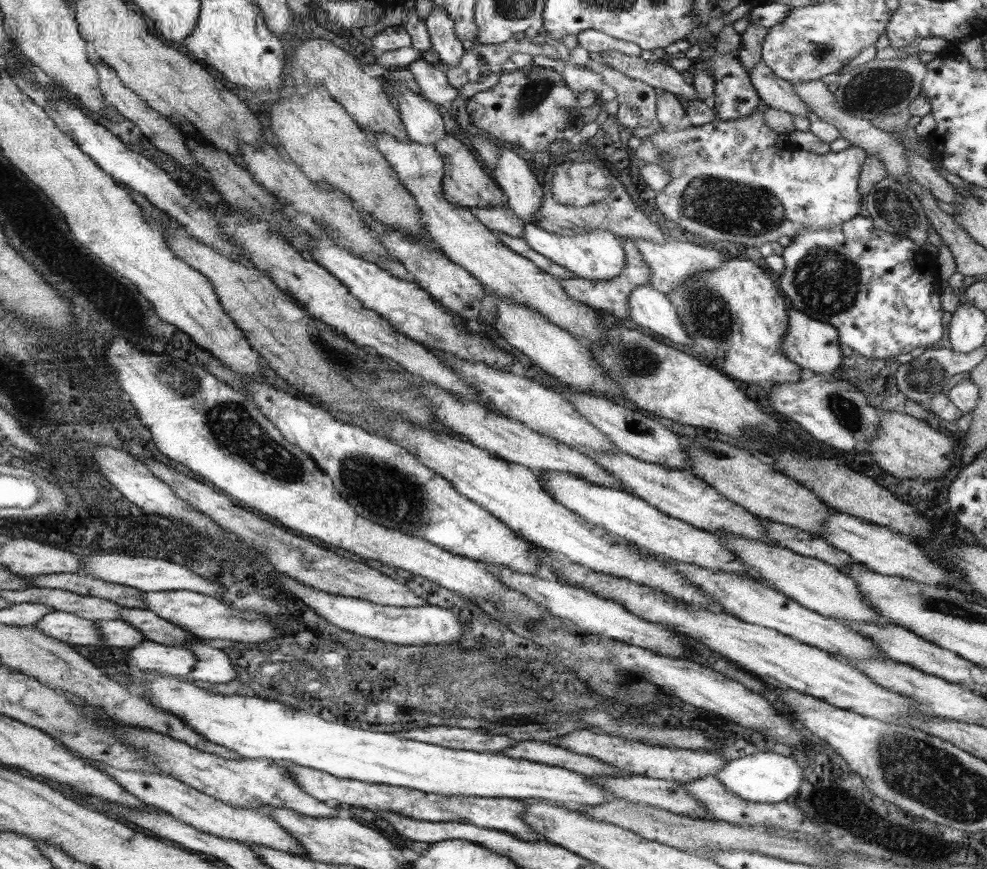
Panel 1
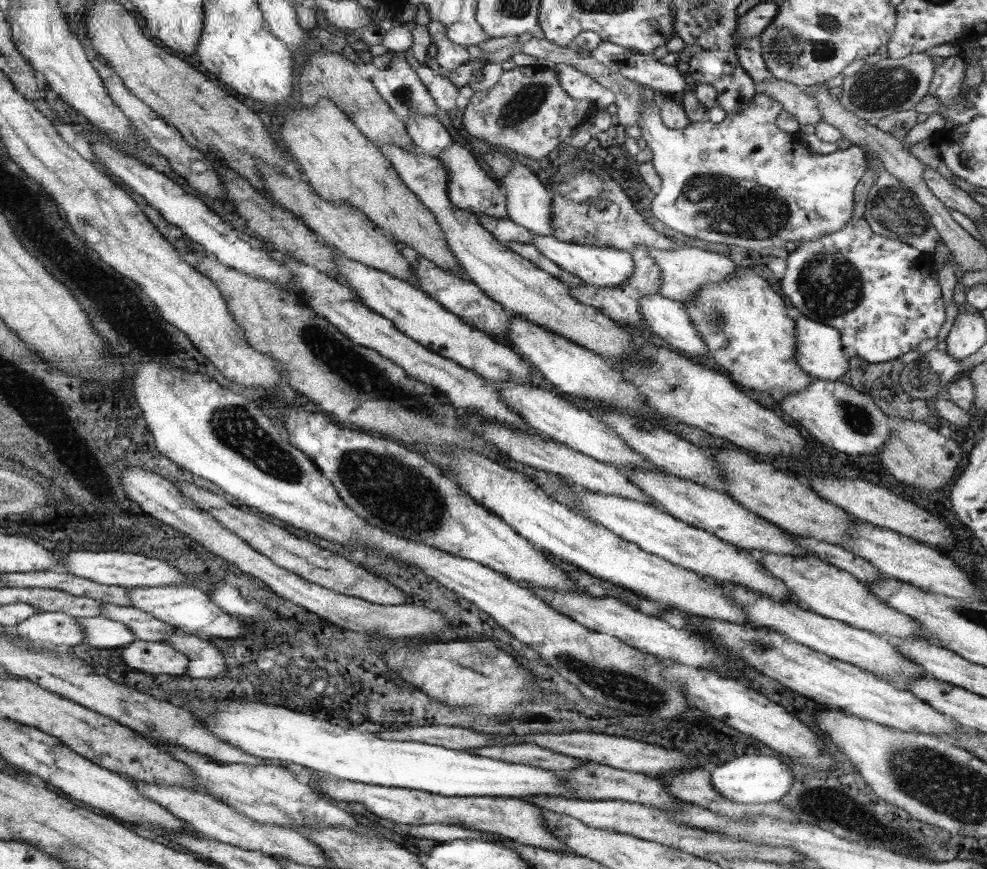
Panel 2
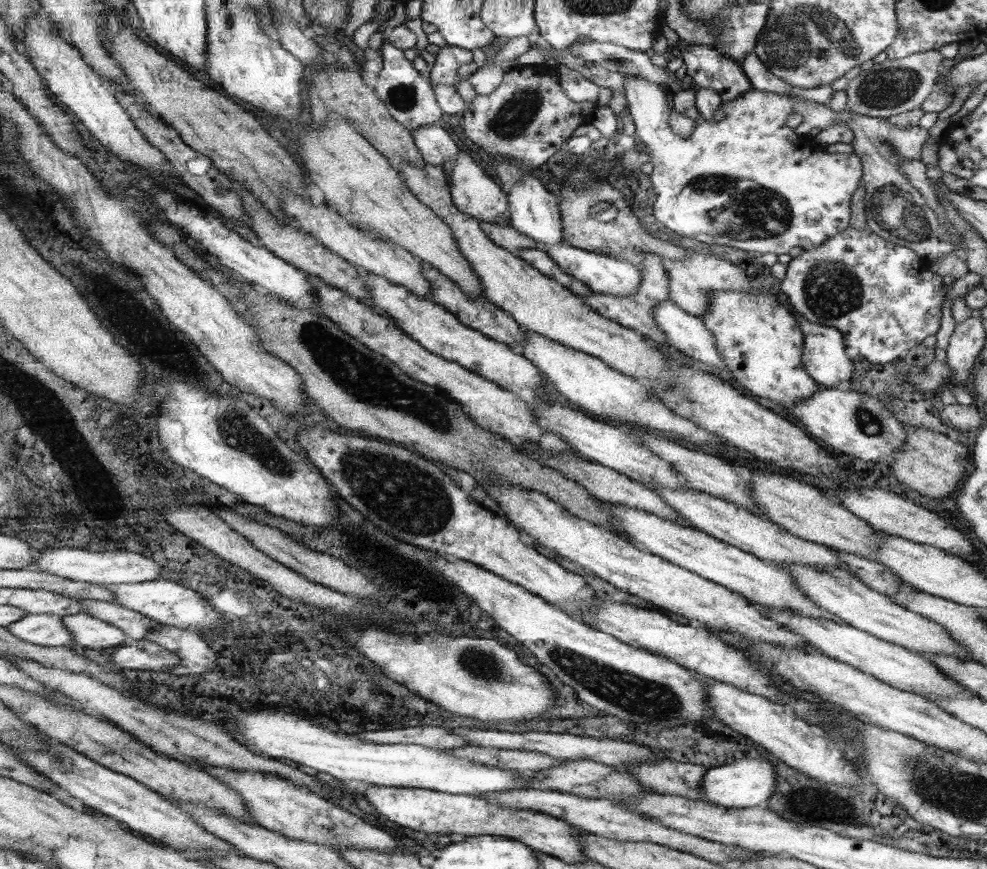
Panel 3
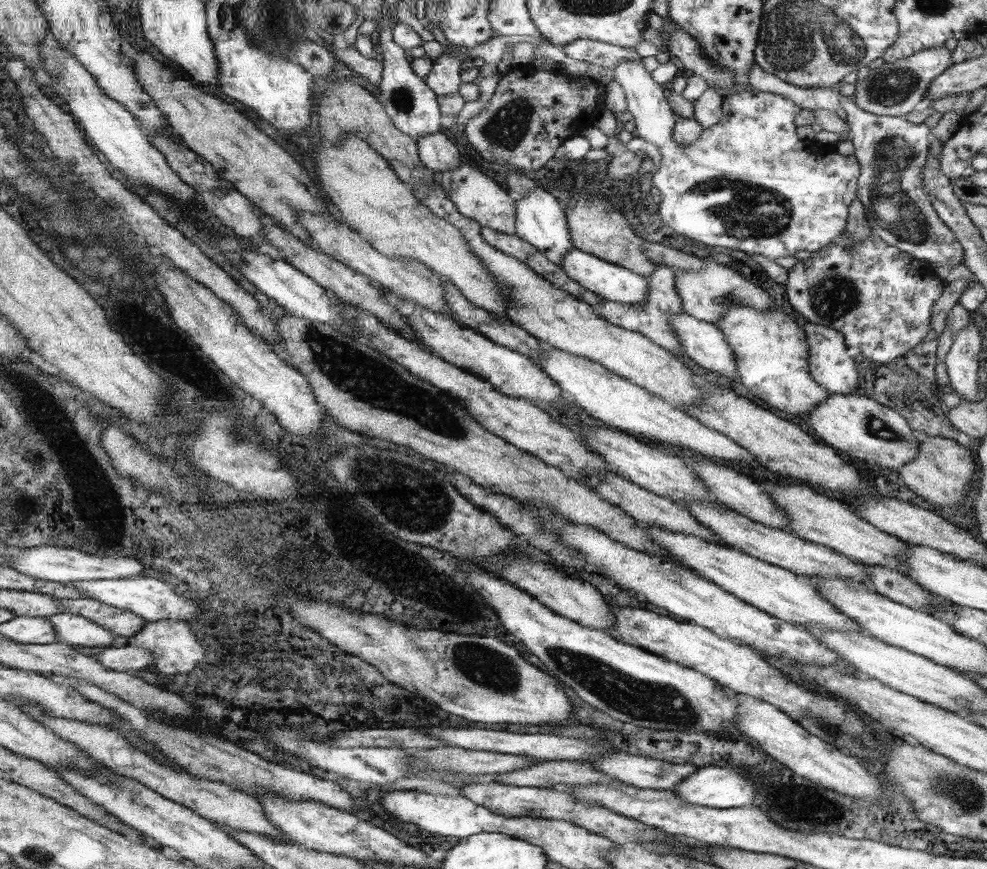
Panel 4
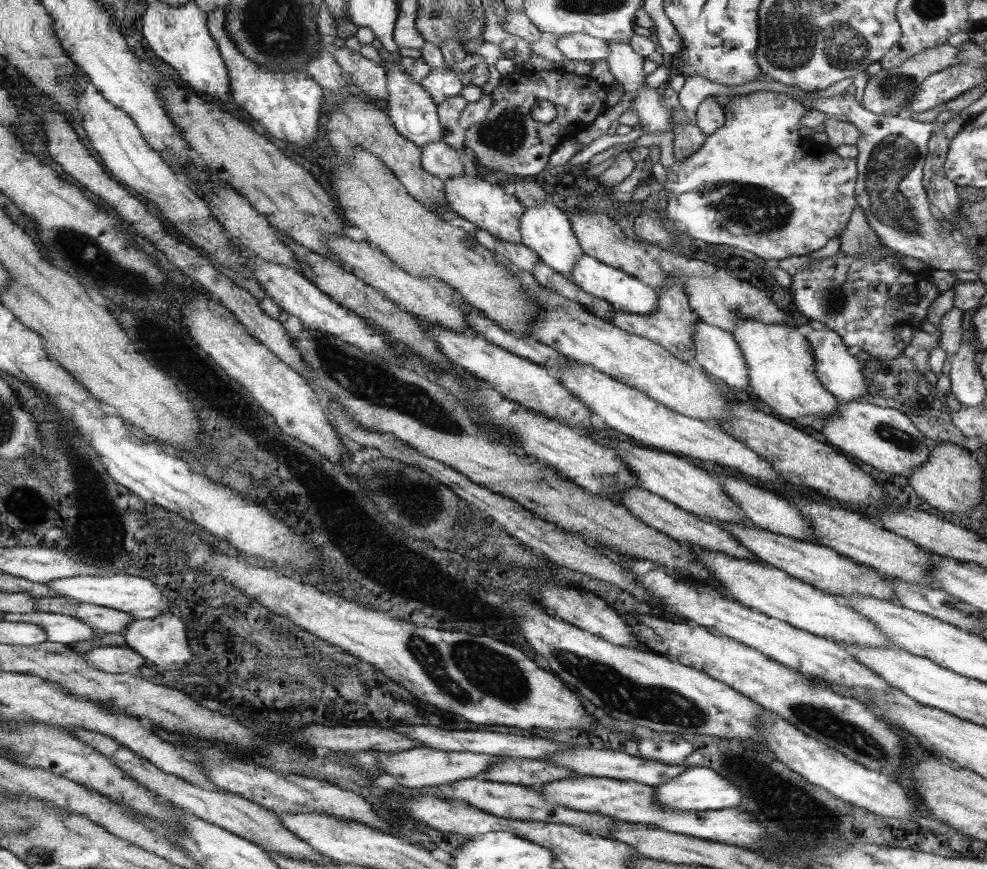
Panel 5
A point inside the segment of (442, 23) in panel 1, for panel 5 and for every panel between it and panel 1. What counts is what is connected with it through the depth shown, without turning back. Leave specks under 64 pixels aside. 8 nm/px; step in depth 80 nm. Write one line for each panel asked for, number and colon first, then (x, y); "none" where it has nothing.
2: (450, 56)
3: (445, 72)
4: (444, 78)
5: (442, 84)

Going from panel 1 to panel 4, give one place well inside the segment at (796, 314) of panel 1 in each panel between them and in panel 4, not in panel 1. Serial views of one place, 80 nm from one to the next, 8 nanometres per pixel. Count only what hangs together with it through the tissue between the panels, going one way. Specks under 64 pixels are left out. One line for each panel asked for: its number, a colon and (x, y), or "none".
2: (818, 347)
3: (824, 357)
4: (829, 363)

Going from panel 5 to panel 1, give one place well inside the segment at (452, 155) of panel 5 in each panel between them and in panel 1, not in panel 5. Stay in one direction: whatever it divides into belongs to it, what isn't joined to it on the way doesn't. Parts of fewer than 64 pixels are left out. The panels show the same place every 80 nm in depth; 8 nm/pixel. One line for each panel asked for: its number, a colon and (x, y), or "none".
1: (423, 123)
2: (427, 133)
3: (435, 144)
4: (437, 153)

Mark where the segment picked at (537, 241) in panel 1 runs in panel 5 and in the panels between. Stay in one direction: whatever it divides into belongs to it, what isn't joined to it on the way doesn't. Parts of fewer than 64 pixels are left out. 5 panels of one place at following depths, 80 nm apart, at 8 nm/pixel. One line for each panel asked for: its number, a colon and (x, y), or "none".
2: (601, 266)
3: (601, 273)
4: (610, 281)
5: (624, 292)

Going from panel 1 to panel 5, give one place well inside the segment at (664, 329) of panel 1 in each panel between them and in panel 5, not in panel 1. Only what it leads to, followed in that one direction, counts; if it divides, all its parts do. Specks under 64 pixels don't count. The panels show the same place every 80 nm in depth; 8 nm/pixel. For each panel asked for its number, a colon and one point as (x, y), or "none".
2: (666, 318)
3: (688, 334)
4: (705, 343)
5: (716, 351)

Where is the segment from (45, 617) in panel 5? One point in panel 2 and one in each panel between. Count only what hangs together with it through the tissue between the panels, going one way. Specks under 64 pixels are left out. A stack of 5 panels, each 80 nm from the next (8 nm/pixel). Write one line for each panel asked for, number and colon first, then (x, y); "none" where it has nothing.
2: (100, 632)
3: (88, 631)
4: (71, 629)

